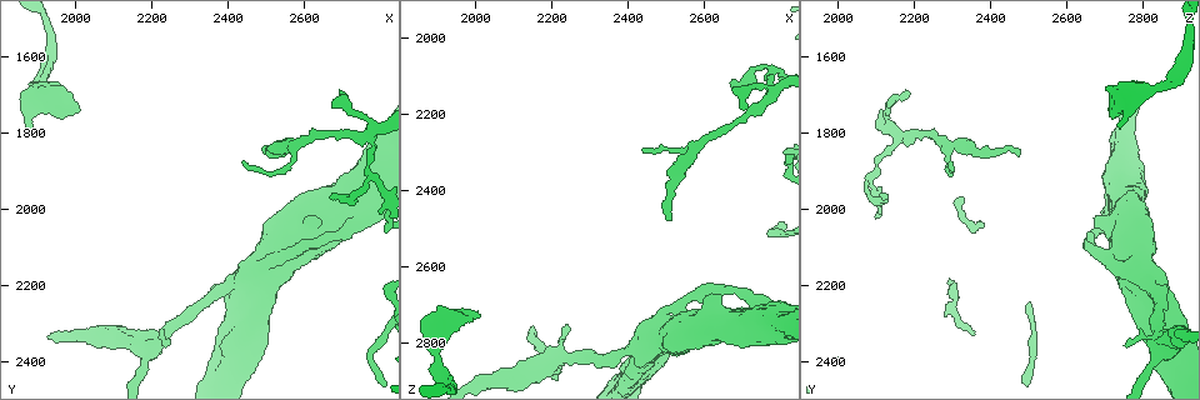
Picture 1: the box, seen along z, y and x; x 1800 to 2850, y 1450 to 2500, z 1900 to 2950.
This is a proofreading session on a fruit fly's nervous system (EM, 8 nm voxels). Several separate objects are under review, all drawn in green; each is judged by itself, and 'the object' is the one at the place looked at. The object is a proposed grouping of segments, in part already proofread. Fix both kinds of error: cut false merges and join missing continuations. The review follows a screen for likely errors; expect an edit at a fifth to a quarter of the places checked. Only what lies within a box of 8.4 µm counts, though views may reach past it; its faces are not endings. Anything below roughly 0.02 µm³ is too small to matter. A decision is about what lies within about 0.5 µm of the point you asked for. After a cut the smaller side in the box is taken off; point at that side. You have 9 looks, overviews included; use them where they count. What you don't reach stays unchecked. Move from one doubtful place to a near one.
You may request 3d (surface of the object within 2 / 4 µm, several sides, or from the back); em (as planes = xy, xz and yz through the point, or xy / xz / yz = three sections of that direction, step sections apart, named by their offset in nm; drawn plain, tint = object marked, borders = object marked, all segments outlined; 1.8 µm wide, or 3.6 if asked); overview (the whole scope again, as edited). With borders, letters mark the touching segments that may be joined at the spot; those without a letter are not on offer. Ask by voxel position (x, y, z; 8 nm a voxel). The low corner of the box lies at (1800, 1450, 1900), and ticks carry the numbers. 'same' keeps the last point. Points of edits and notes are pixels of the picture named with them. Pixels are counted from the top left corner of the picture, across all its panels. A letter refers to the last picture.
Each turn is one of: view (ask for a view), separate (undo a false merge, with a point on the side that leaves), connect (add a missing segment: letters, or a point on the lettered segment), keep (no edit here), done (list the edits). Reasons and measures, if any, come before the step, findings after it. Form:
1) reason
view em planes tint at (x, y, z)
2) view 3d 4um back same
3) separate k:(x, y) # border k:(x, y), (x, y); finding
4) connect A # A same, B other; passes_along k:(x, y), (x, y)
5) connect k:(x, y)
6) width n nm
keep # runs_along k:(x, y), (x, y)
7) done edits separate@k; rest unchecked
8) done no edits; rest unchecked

sharp bend
view 3d 4um at (2440, 2180, 2820)

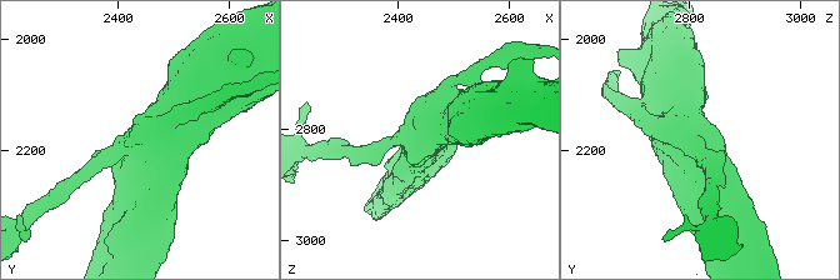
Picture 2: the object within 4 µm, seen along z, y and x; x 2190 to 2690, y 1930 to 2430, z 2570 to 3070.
view em yz step 16 tint at (2450, 2185, 2815)

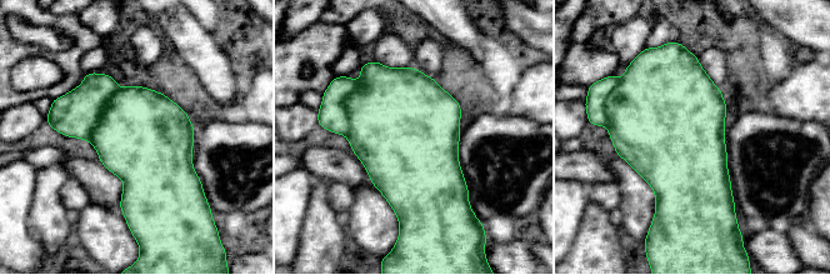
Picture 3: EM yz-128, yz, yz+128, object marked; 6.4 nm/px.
another direction
view em planes borders same

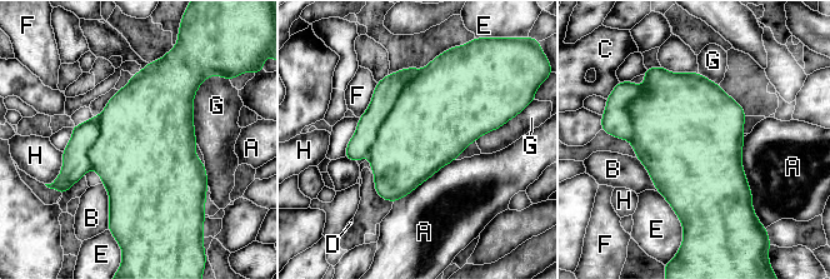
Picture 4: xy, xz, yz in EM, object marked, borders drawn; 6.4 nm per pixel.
longest_contact A 460 nm
separate 4:(388, 90) # A other, B other, C other, D other, E other, F other, G other, H other; border 4:(420, 70), (403, 89), (366, 155); a second neuron is stuck on

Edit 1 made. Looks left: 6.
thin end
view em planes borders at (2515, 1855, 2480)

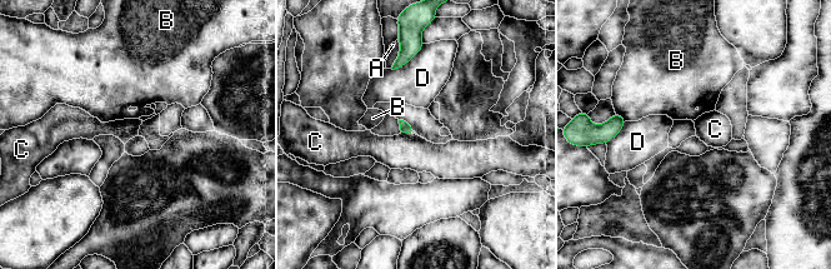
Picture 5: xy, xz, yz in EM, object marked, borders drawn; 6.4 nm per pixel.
longest_contact D 240 nm
keep # A other, B other, C other, D other; border 5:(401, 131), (410, 133); none of them fits

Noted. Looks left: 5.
free end
view em planes plain at (1880, 1785, 2730)

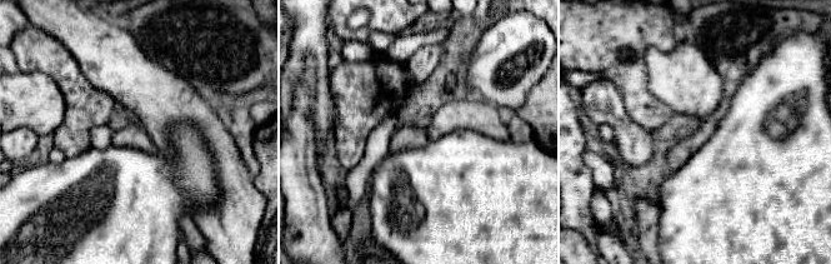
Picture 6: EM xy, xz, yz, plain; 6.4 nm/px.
see the neighbours
view em planes borders same

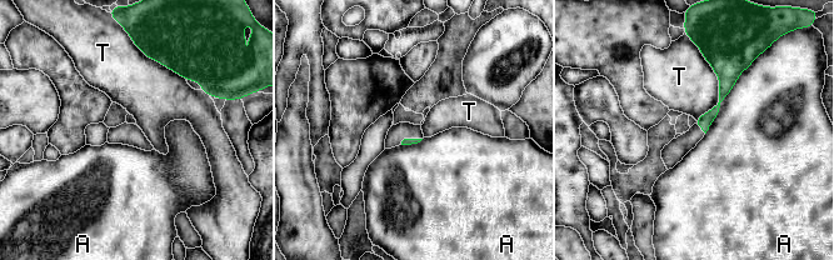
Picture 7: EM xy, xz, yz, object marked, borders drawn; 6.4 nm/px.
longest_contact A 550 nm
keep # A other, T other; runs_along 7:(708, 56), (724, 90), (704, 126); none of them fits

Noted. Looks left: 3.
done edits separate@4; rest unchecked

